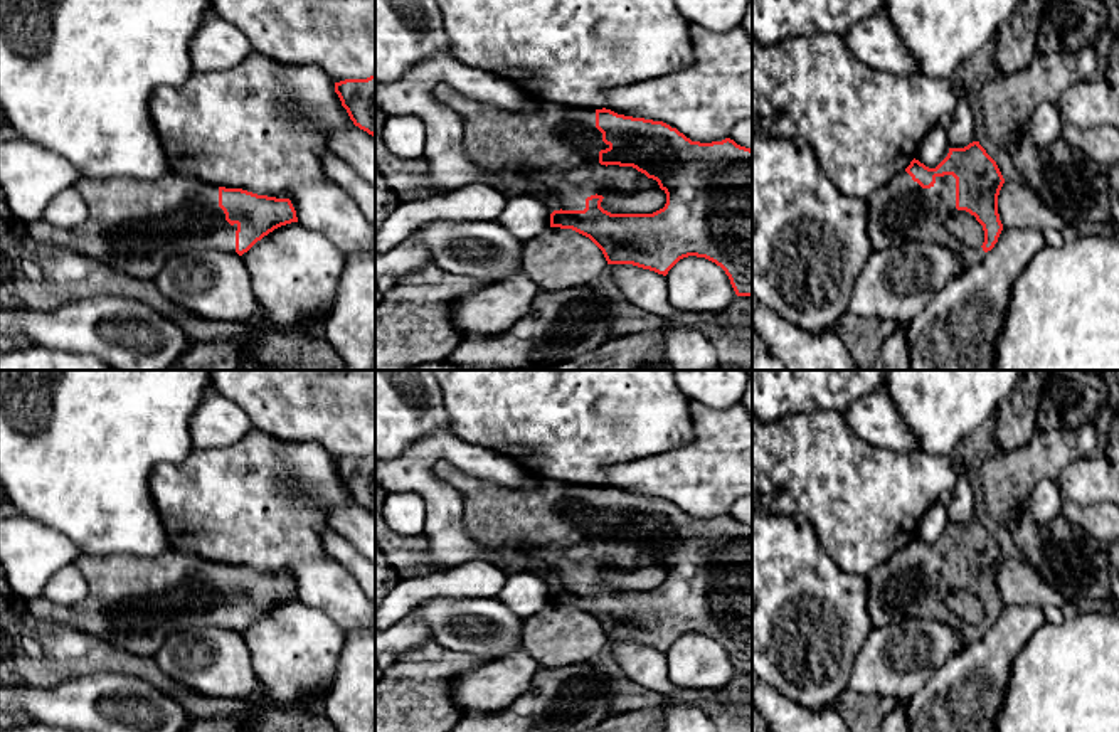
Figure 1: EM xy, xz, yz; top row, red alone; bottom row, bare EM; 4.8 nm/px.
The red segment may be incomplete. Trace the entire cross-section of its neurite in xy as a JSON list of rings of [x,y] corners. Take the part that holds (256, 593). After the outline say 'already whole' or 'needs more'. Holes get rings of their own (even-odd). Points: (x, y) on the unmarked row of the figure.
[[[173,549],[156,557],[82,554],[72,564],[86,579],[86,597],[77,604],[56,604],[45,597],[30,599],[29,613],[40,621],[77,628],[119,651],[141,658],[153,658],[173,633],[192,628],[231,628],[242,633],[274,606],[298,599],[289,576],[209,562]]] | needs more

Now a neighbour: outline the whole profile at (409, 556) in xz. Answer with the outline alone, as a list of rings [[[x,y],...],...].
[[[375,481],[375,544],[384,552],[387,564],[404,576],[441,572],[443,565],[431,559],[429,542],[424,535],[402,537],[387,525],[384,518],[387,493]]]

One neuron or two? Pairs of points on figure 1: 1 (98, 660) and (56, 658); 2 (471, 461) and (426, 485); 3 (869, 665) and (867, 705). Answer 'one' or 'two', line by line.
1: one
2: one
3: two

